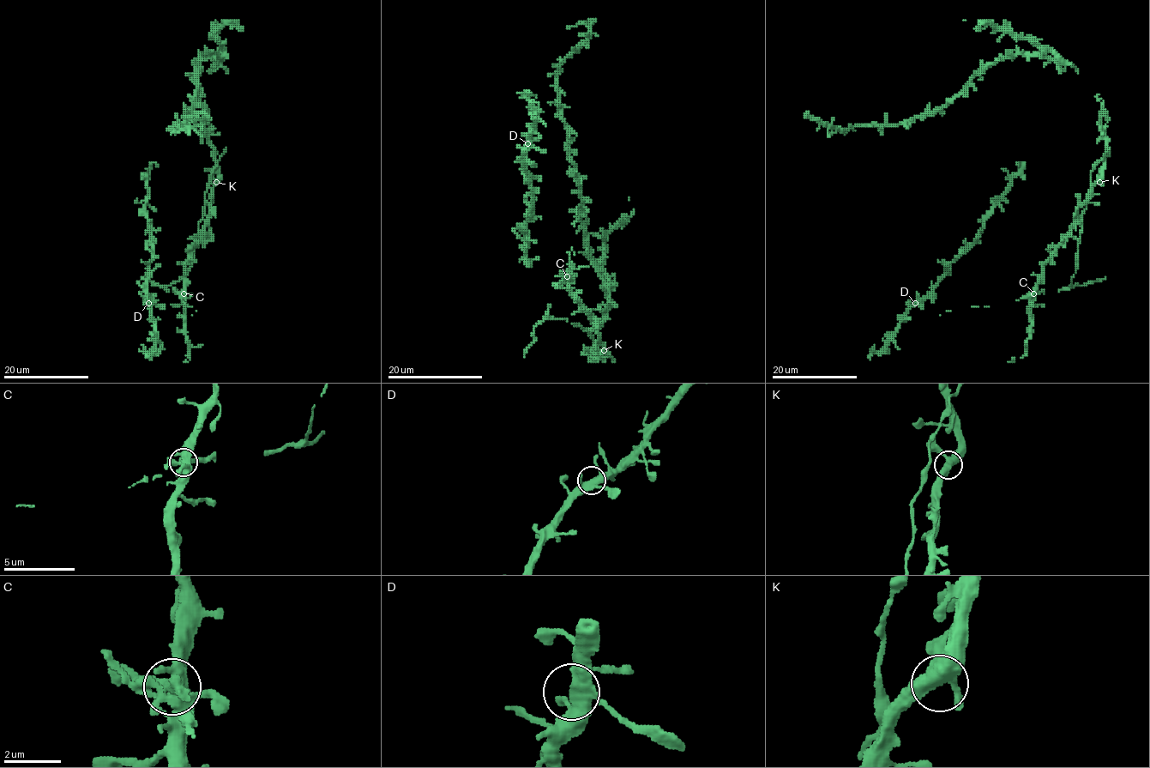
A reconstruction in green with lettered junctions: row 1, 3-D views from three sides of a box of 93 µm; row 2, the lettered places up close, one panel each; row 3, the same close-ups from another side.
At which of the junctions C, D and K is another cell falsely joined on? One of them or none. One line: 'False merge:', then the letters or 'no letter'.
False merge: no letter

